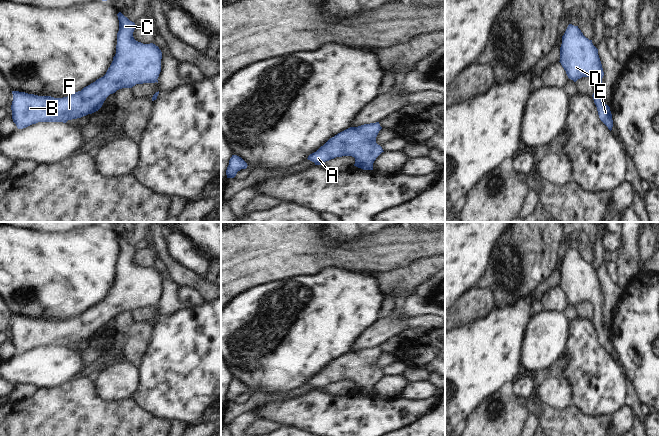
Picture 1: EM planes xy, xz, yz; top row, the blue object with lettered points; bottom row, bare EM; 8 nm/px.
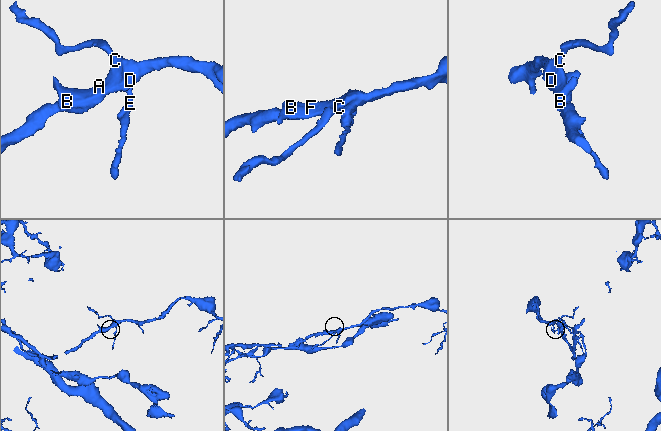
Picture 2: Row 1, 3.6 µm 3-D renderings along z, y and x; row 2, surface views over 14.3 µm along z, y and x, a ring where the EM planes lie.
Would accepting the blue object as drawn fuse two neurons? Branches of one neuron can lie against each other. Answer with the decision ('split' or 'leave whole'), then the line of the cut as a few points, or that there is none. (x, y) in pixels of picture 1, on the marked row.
leave whole; cut none

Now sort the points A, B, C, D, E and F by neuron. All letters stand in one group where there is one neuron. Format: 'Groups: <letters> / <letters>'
Groups: A B C D E F

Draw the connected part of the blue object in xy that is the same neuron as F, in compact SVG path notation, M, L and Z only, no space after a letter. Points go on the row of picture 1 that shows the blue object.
M121 12L117 14L116 54L106 74L81 91L63 98L12 91L12 119L18 129L38 122L63 122L98 111L106 98L122 88L158 83L162 52L153 43L143 44L133 37L136 28Z

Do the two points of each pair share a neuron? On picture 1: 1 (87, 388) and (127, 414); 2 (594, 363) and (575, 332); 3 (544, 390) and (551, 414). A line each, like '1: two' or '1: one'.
1: one
2: one
3: two

